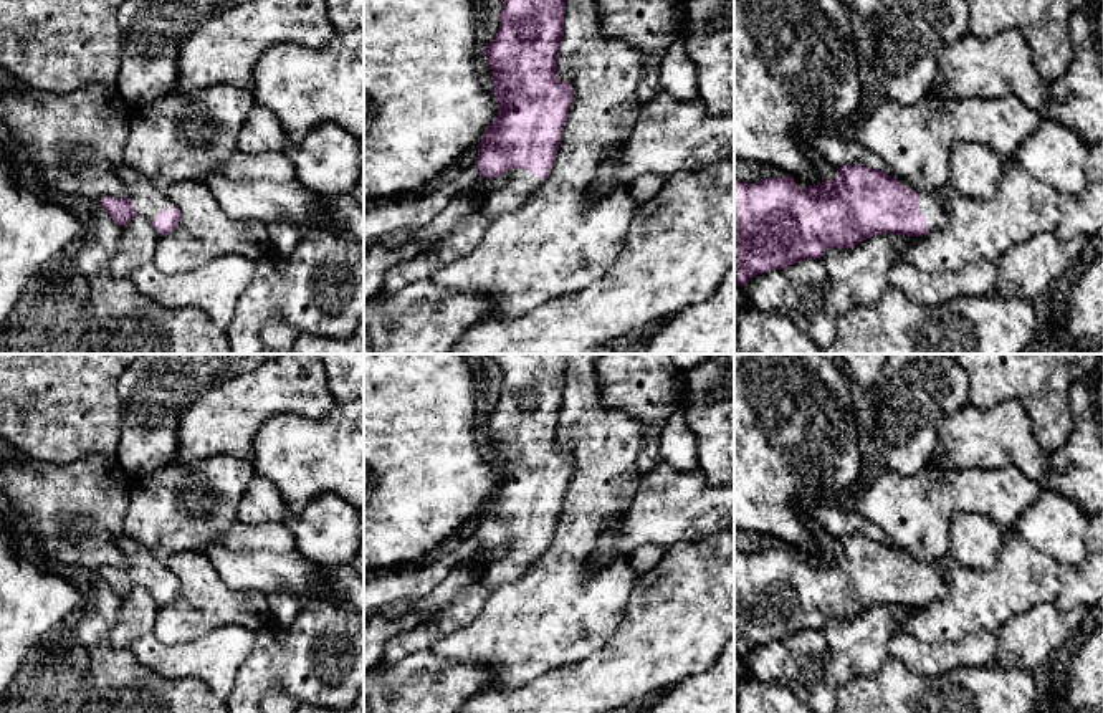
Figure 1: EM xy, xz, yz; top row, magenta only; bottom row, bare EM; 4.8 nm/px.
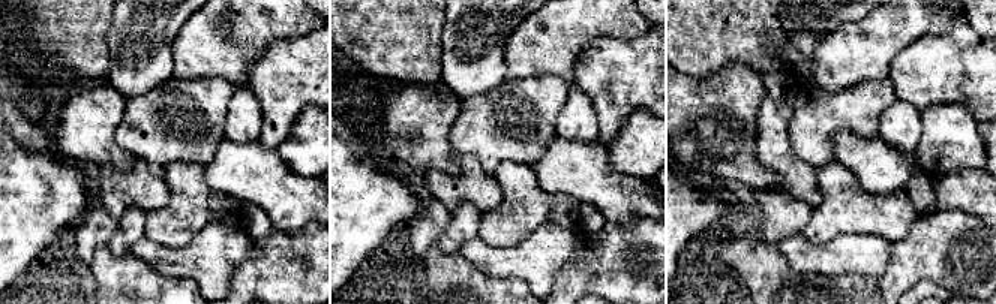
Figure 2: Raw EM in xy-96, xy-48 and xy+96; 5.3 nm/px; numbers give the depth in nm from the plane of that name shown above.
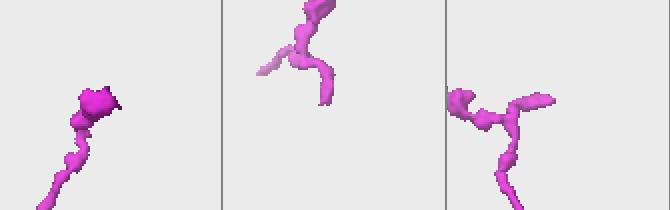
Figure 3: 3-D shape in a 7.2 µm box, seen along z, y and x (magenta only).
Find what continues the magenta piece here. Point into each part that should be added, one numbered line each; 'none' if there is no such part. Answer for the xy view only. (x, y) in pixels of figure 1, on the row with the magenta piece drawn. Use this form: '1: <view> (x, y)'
1: xy (148, 199)

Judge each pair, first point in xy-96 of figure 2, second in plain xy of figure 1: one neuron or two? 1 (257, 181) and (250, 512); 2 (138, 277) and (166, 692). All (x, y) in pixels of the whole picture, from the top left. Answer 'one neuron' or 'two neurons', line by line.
1: two neurons
2: one neuron

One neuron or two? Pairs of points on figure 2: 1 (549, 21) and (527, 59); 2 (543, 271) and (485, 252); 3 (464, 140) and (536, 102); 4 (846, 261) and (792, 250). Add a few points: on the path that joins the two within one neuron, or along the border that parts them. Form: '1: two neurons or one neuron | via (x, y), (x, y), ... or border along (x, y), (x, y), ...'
1: one neuron | via (549, 30), (549, 36), (536, 50)
2: one neuron | via (528, 261), (500, 261)
3: one neuron | via (482, 129), (512, 123), (518, 119)
4: one neuron | via (833, 258), (806, 256)

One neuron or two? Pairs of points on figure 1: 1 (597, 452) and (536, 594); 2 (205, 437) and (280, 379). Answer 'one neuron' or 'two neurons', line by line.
1: one neuron
2: one neuron

